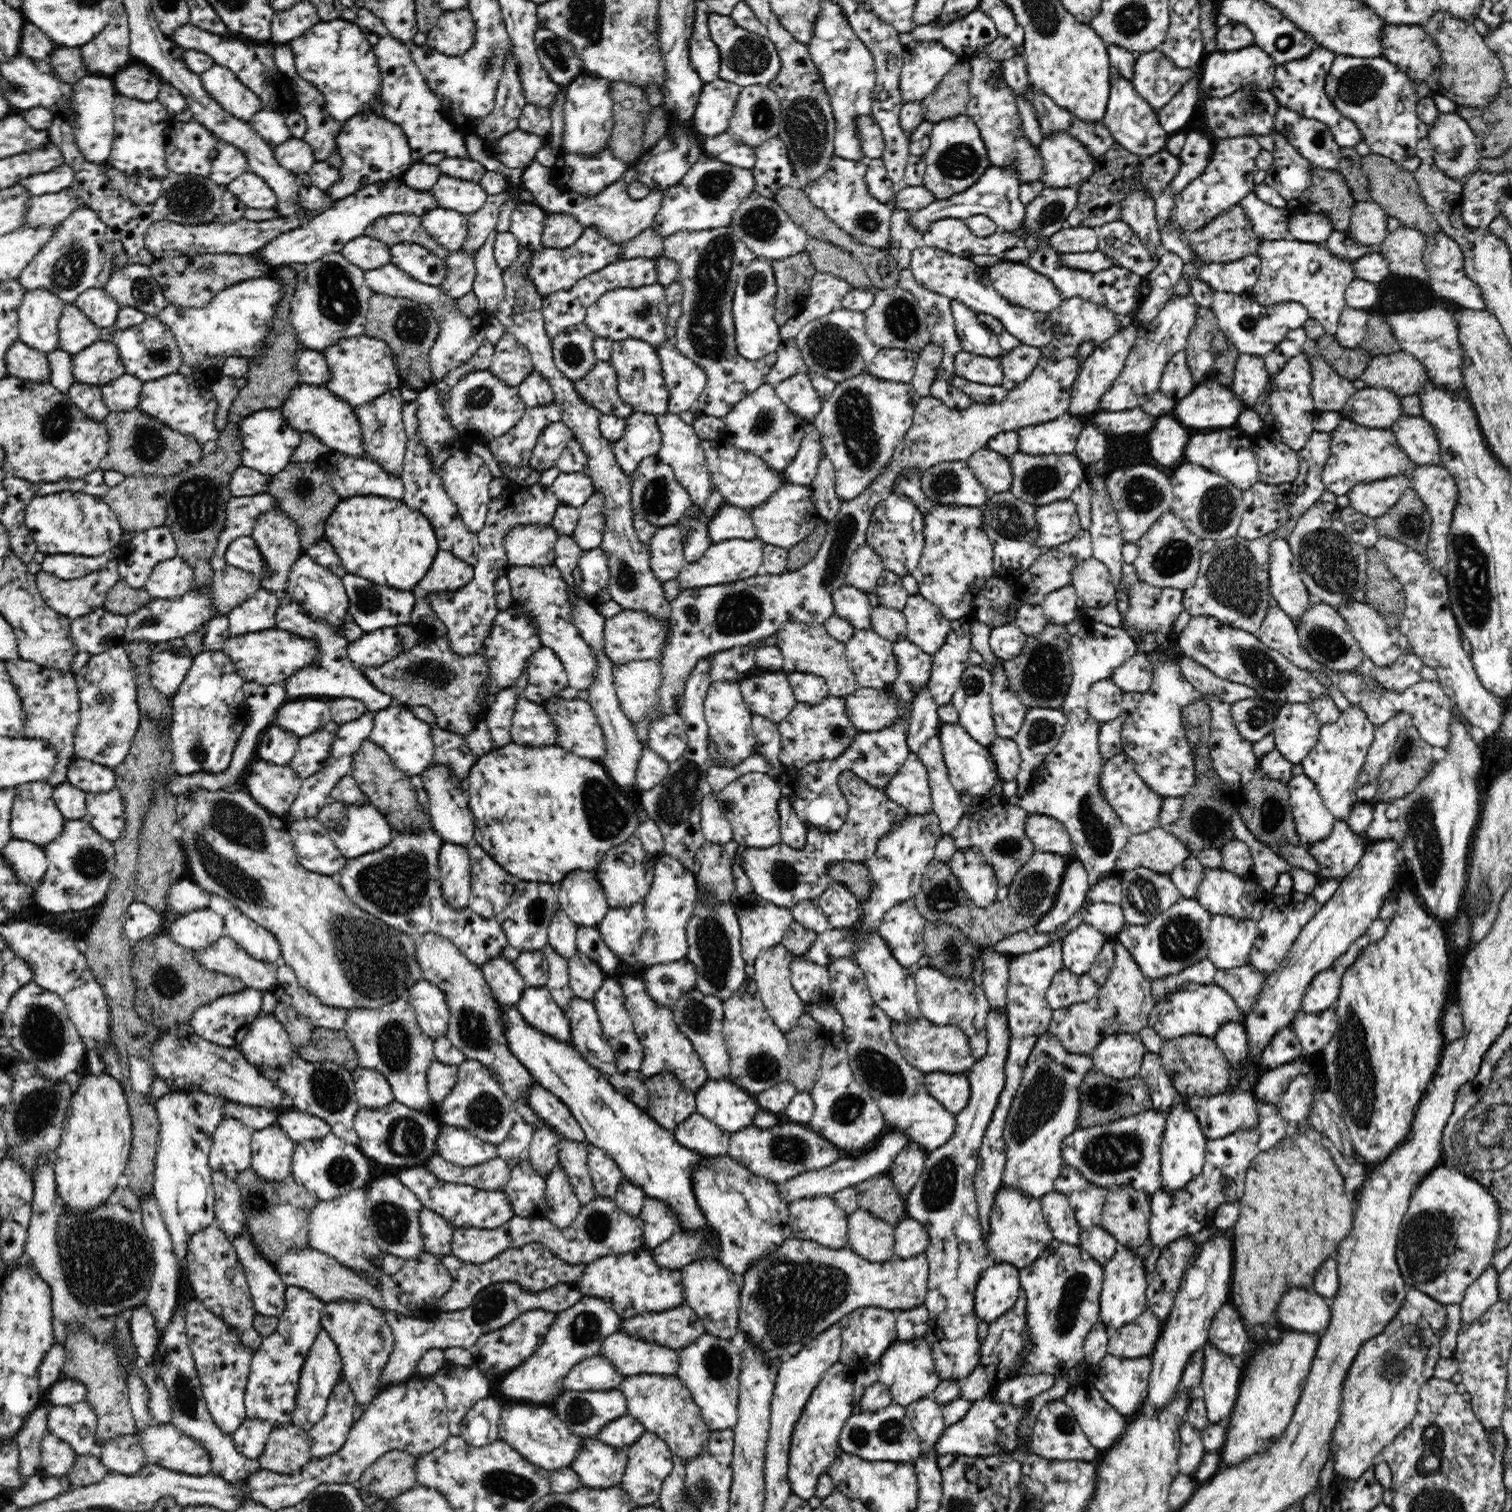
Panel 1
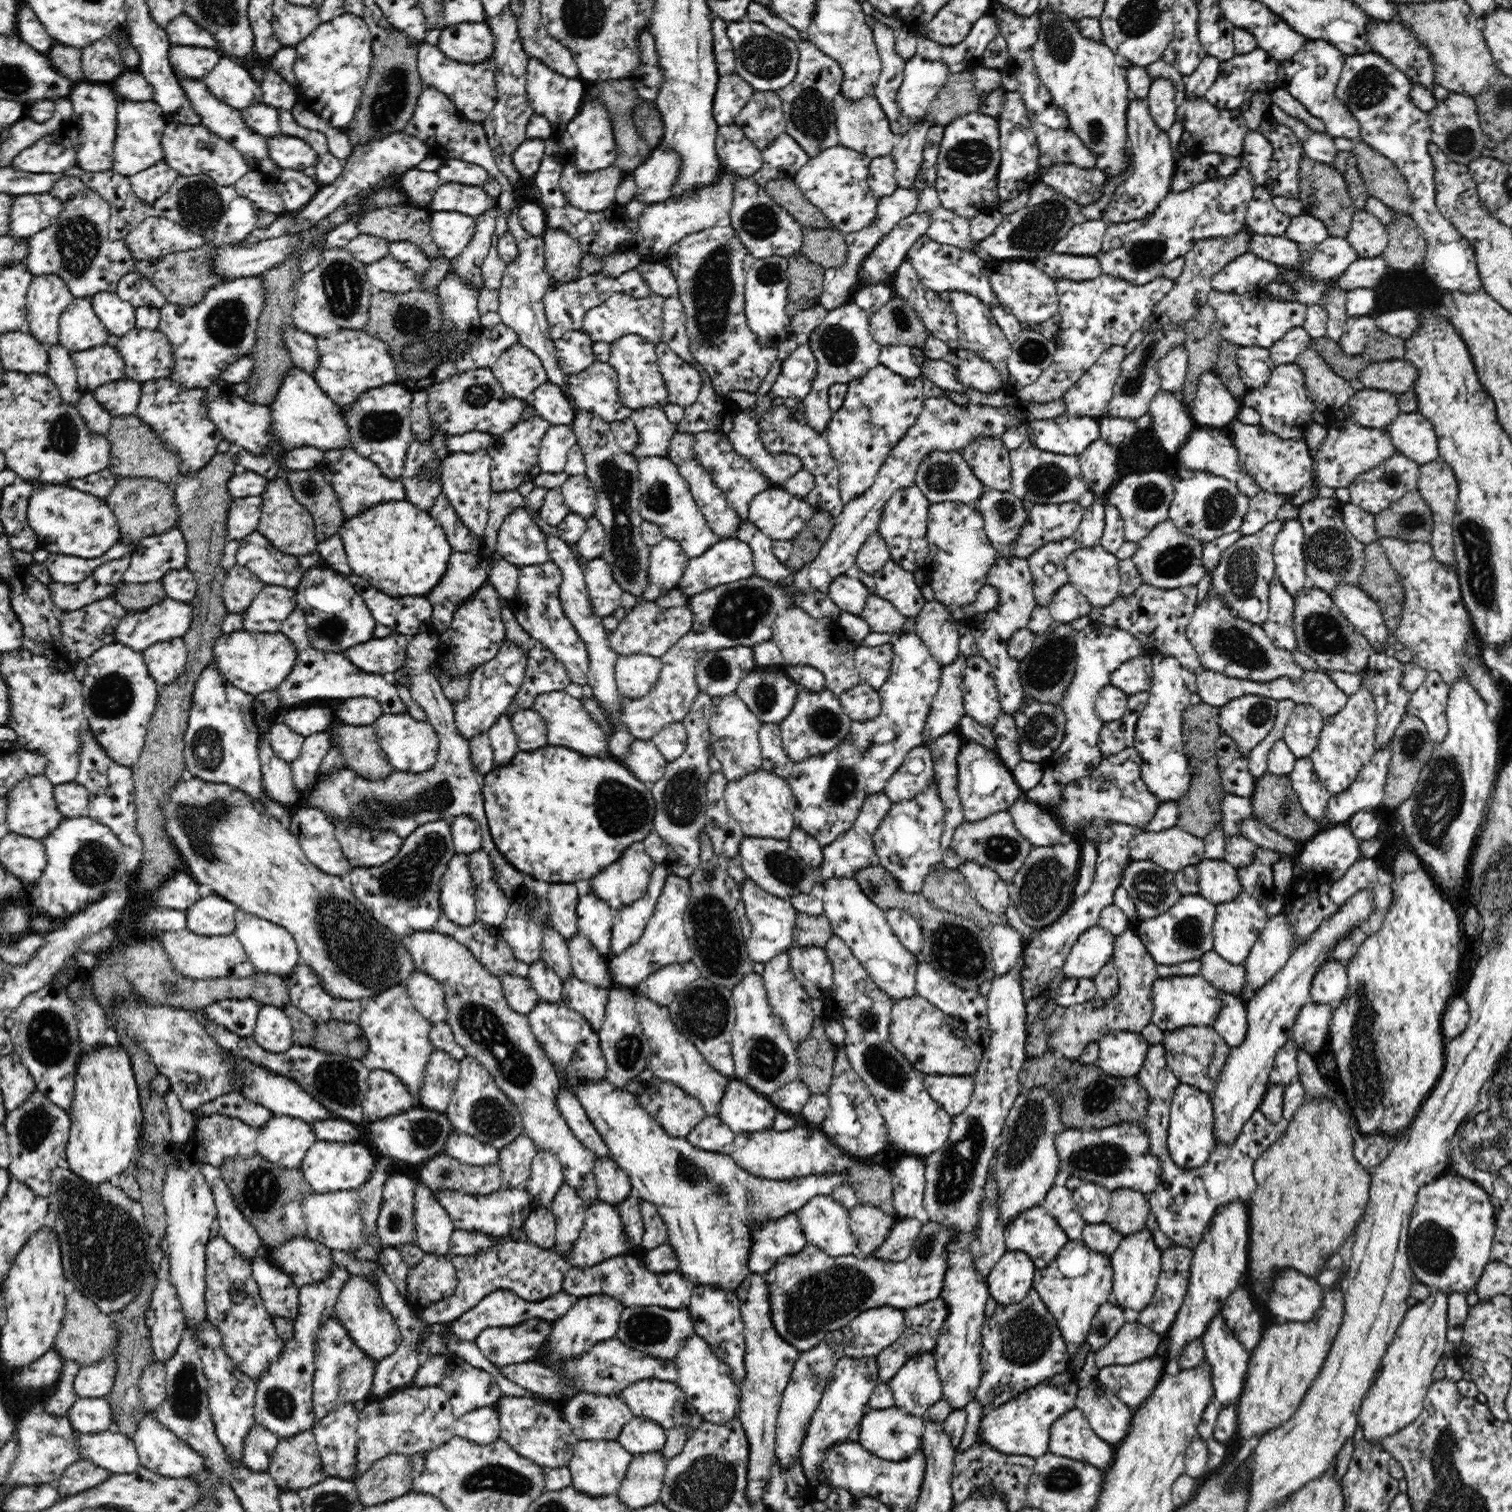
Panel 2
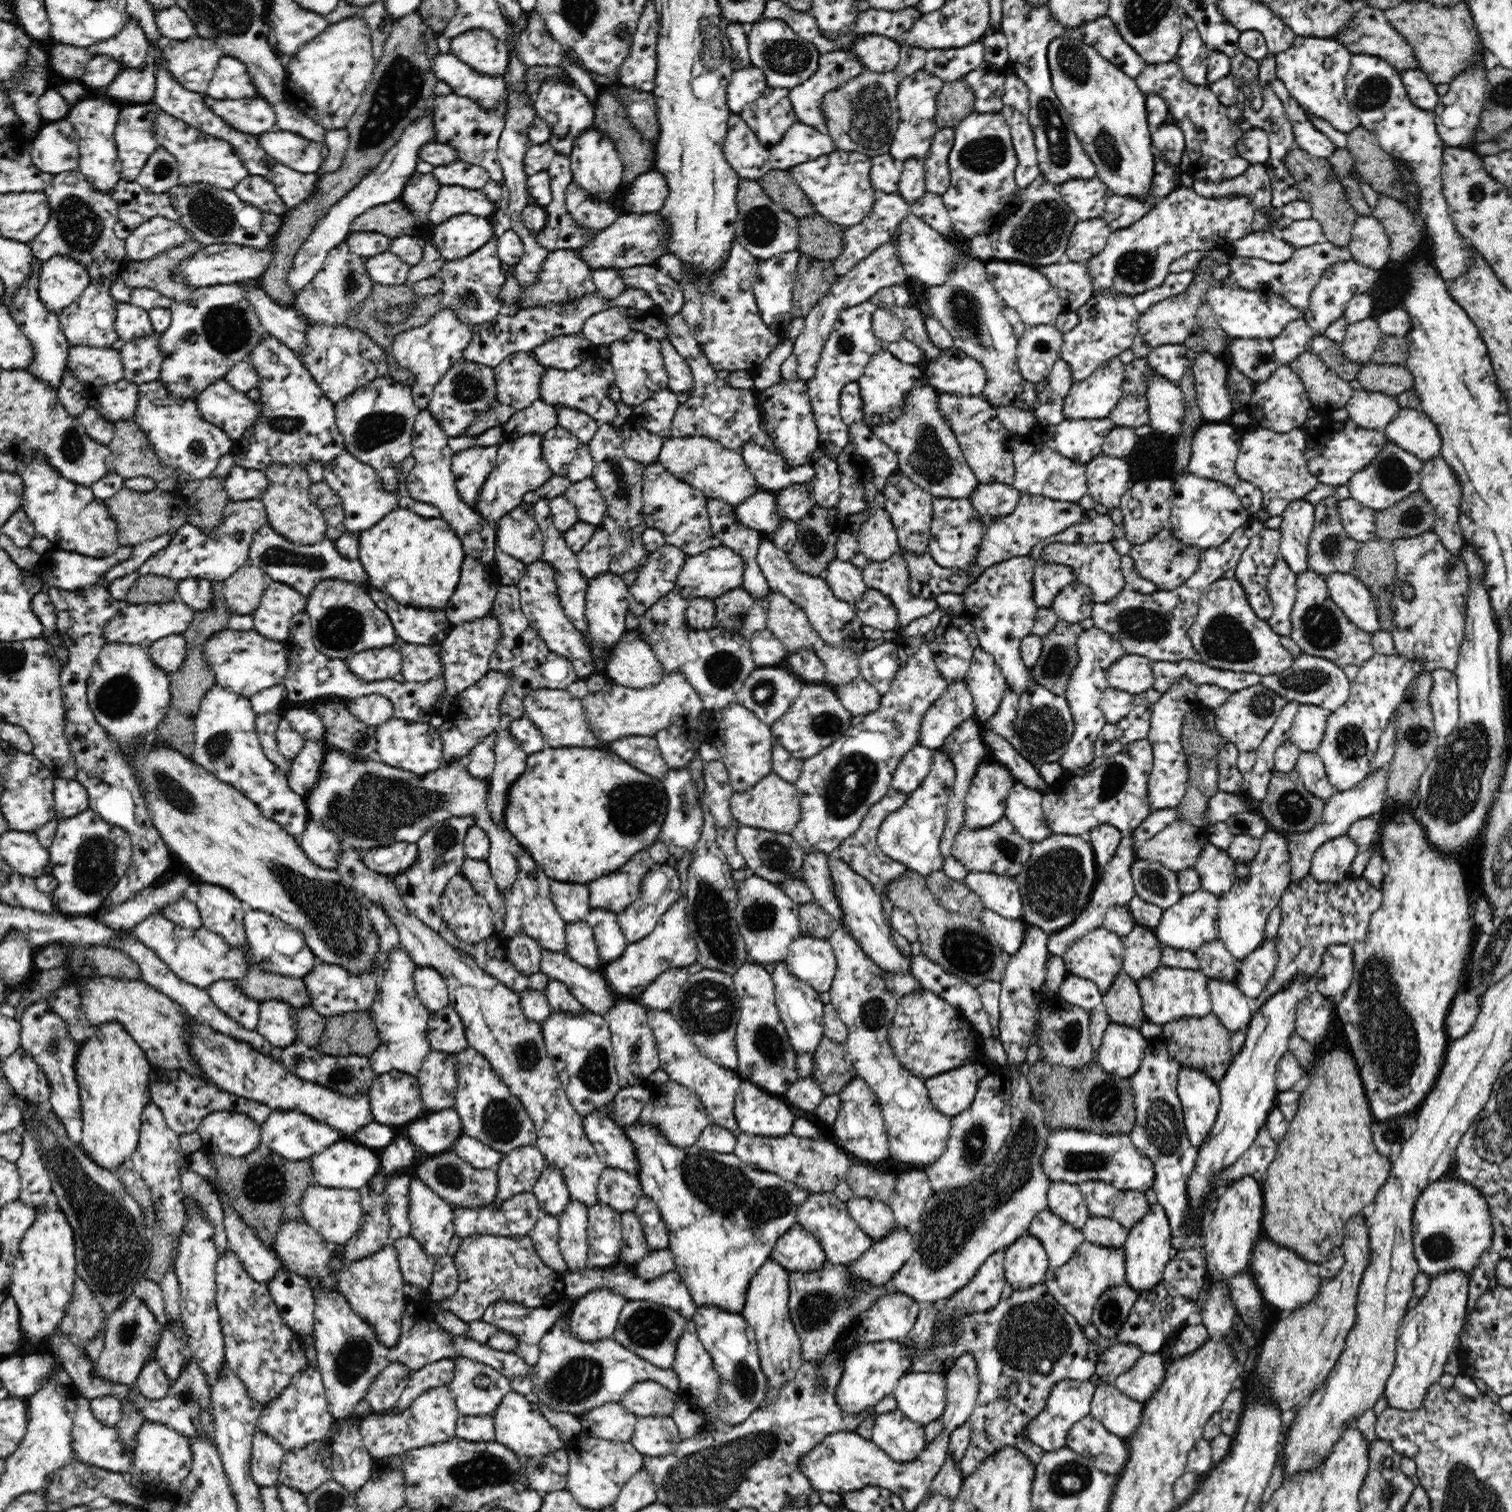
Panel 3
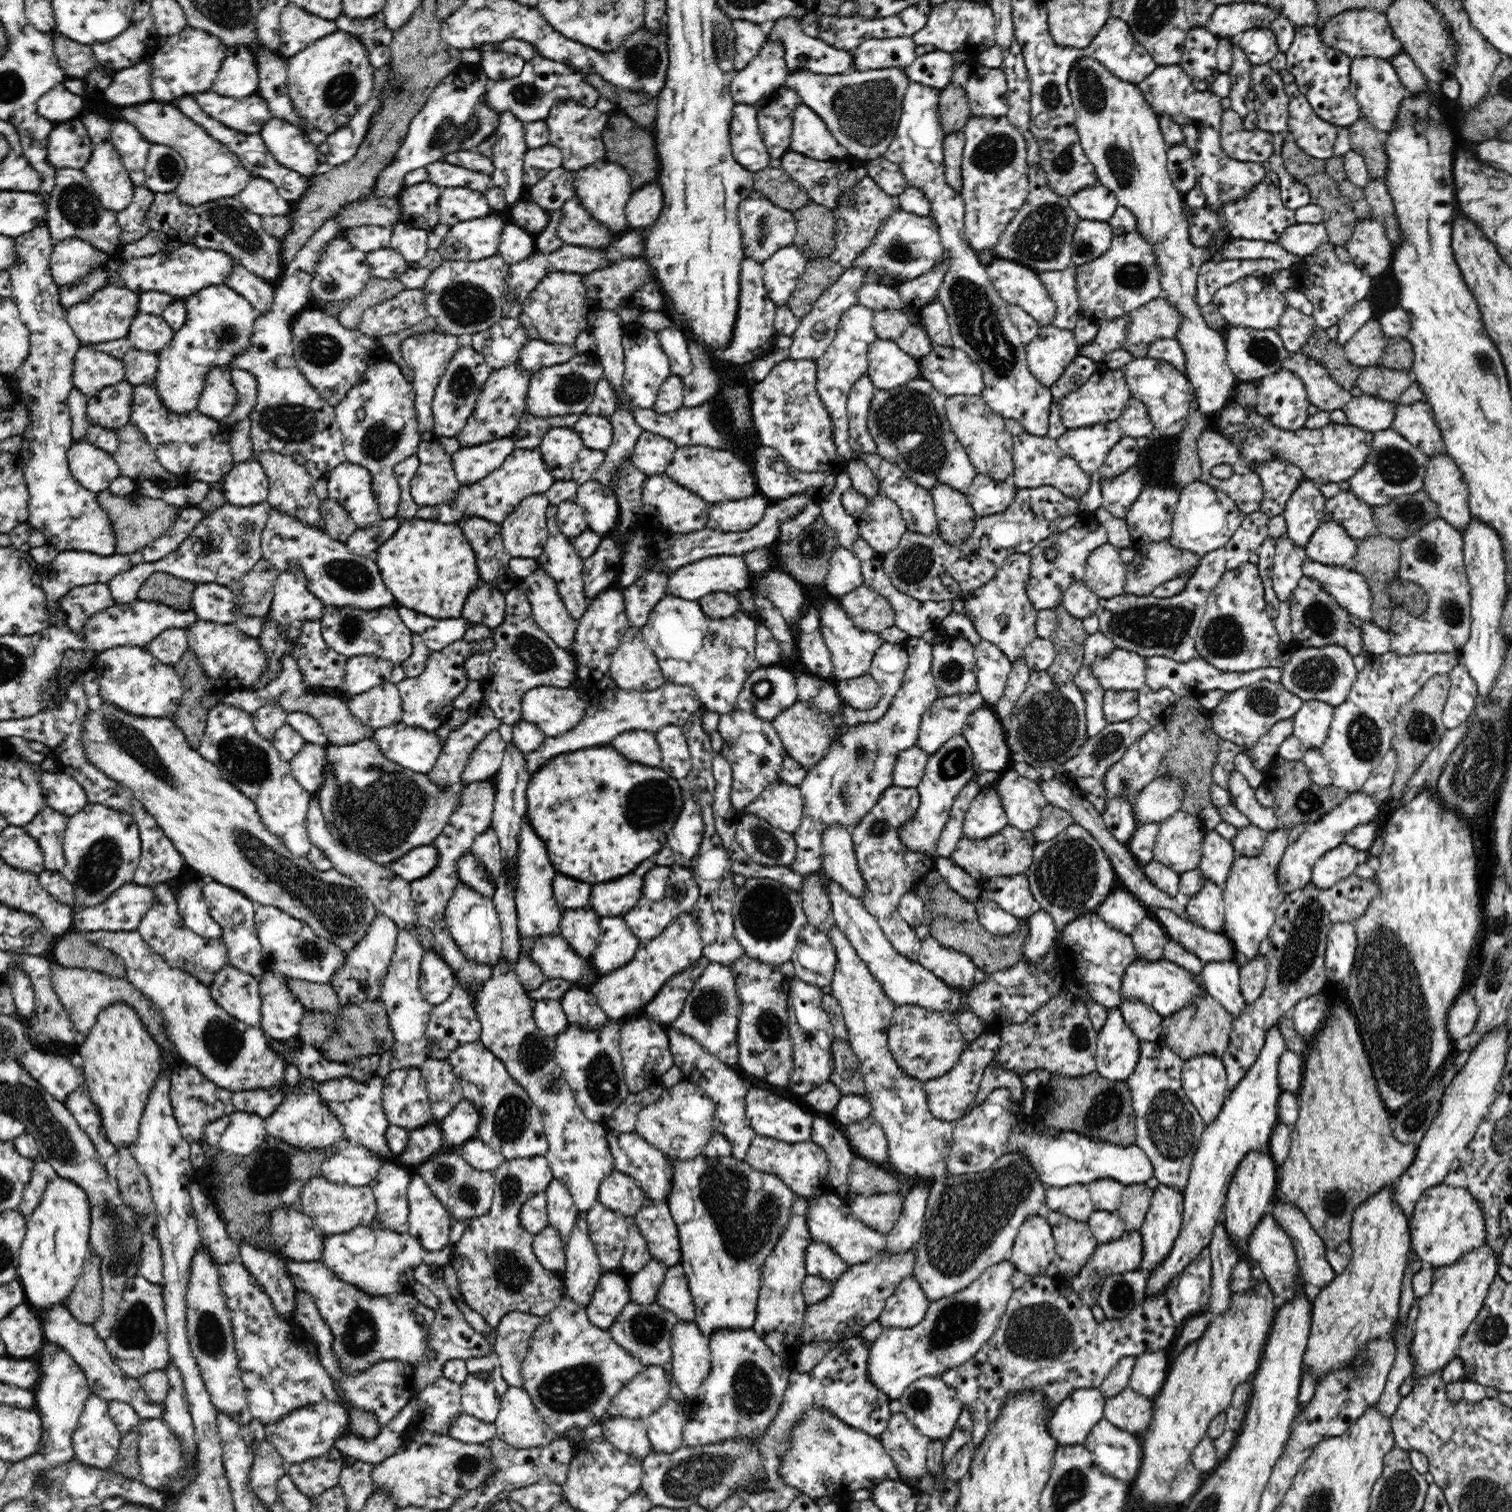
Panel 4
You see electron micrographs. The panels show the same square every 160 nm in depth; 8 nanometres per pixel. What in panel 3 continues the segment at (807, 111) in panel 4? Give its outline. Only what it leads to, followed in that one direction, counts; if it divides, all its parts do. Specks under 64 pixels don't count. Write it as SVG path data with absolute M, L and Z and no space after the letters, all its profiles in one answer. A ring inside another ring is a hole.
M796 121L786 130L780 142L769 150L770 167L791 172L790 167L834 152L836 148L829 134Z

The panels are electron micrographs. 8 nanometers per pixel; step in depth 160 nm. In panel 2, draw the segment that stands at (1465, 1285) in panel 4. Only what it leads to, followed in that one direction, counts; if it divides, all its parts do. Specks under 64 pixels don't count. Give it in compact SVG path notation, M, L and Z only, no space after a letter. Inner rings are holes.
M1432 1289L1424 1302L1412 1302L1400 1322L1358 1410L1356 1427L1362 1429L1364 1441L1378 1443L1381 1438L1396 1434L1414 1422L1422 1412L1426 1392L1434 1381L1431 1377L1434 1365L1440 1360L1447 1342L1446 1300L1448 1294Z

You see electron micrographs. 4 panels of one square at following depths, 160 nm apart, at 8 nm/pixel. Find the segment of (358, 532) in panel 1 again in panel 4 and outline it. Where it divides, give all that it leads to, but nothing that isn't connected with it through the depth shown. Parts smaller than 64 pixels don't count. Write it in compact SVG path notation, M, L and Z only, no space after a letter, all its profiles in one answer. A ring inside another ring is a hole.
M400 518L396 533L372 556L397 604L432 618L460 618L468 592L480 582L474 549L456 523Z

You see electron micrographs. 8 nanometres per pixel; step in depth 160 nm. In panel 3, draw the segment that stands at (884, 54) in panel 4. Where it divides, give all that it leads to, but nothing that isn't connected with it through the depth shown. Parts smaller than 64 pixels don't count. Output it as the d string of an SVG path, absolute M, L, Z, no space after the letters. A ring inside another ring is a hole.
M842 51L821 53L818 56L816 72L808 80L804 80L798 86L788 88L788 92L786 92L786 97L788 97L790 105L792 105L792 113L796 115L796 121L814 127L820 133L828 134L827 120L823 113L823 96L827 92L838 90L838 88L844 86L850 79L856 78L860 73L862 73L862 61L856 55Z

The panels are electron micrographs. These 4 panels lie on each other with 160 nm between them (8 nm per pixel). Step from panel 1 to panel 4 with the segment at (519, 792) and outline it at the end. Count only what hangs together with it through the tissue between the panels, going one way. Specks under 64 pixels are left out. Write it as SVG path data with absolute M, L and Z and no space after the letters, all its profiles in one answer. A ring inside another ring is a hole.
M611 746L593 747L571 751L568 753L558 754L552 758L552 761L546 762L538 771L530 774L530 781L526 790L527 805L526 814L524 814L524 822L530 823L530 827L534 829L534 835L538 835L540 840L546 845L547 854L552 867L562 875L566 875L576 880L592 883L606 882L614 880L614 878L625 876L632 873L642 862L653 858L662 847L665 846L666 834L670 832L680 810L683 808L683 791L677 782L664 770L643 766L638 762L630 761L622 754L619 754Z

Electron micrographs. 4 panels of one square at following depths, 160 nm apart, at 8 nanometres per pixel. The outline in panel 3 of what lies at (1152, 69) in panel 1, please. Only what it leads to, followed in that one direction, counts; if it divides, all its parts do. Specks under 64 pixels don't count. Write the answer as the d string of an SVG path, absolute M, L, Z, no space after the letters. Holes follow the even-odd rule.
M1171 115L1170 118L1164 122L1164 124L1160 124L1160 126L1158 126L1158 128L1156 128L1156 130L1150 134L1150 137L1152 137L1152 142L1153 146L1155 146L1155 150L1159 150L1163 154L1163 157L1169 162L1169 164L1176 166L1176 171L1180 173L1179 170L1177 170L1177 167L1178 164L1180 164L1180 158L1182 158L1182 150L1185 150L1184 135L1182 129L1171 118Z

